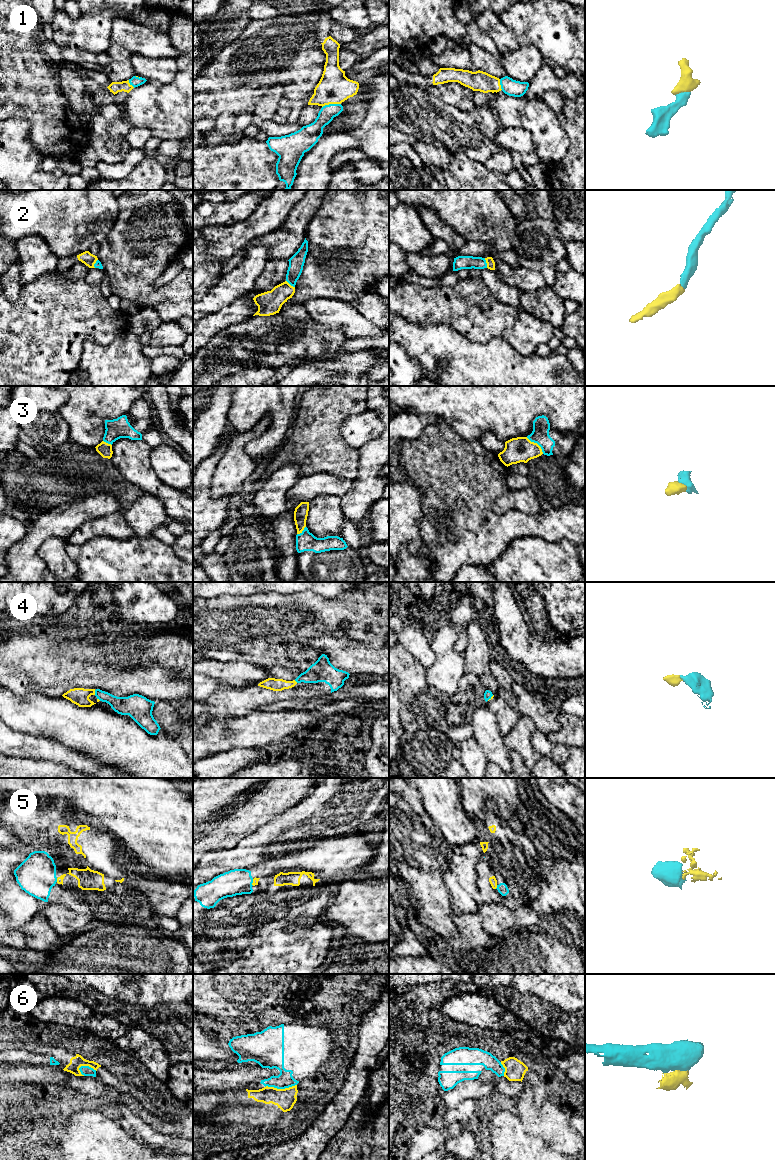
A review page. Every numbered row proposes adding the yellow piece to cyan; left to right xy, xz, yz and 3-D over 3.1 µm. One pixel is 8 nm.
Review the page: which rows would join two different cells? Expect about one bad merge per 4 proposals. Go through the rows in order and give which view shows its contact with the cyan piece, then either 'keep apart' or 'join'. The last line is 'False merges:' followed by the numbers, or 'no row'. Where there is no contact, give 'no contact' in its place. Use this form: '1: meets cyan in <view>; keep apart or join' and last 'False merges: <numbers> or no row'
1: meets cyan in xz; join
2: meets cyan in yz; join
3: meets cyan in yz; join
4: meets cyan in xy; join
5: meets cyan in yz; join
6: meets cyan in xz; keep apart
False merges: 6

